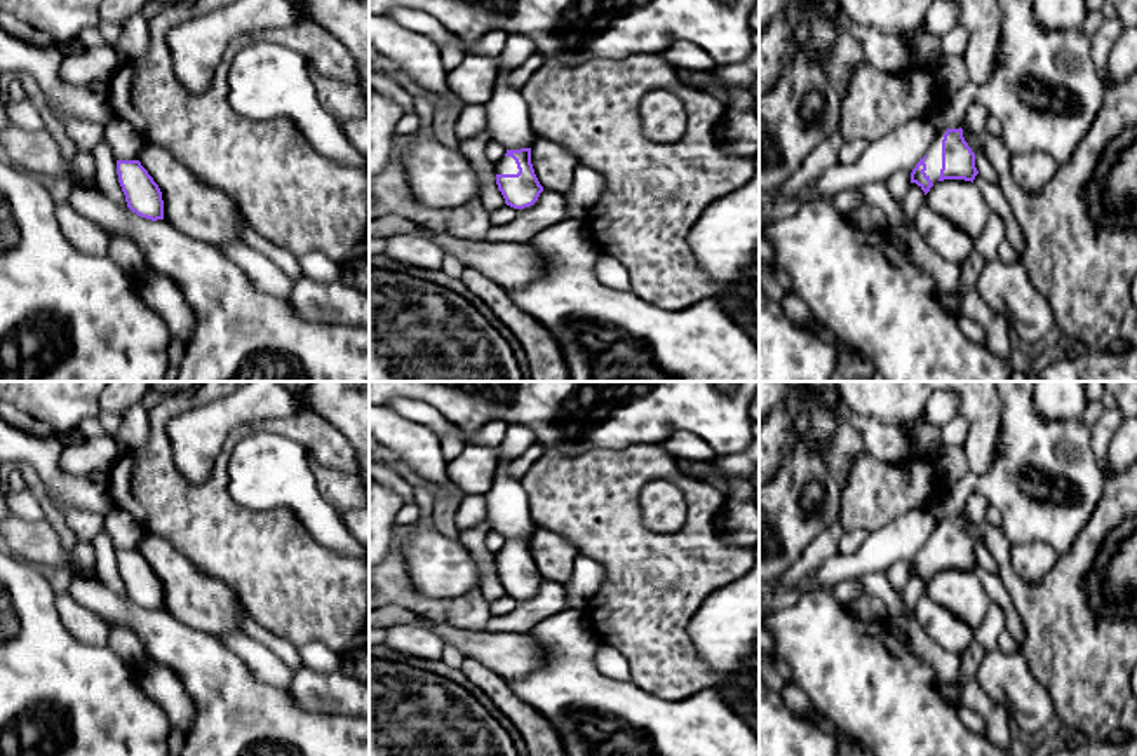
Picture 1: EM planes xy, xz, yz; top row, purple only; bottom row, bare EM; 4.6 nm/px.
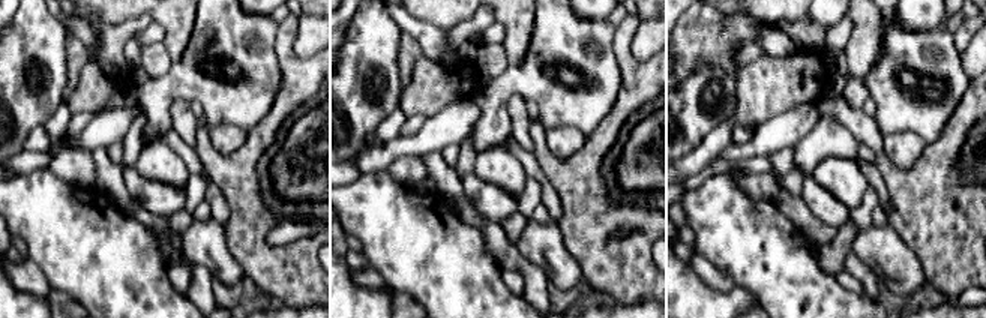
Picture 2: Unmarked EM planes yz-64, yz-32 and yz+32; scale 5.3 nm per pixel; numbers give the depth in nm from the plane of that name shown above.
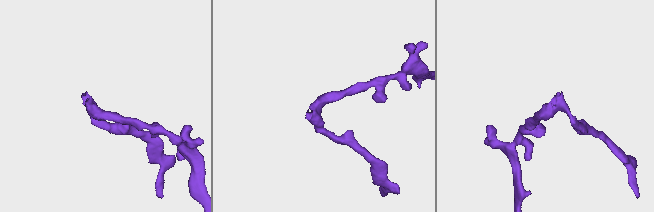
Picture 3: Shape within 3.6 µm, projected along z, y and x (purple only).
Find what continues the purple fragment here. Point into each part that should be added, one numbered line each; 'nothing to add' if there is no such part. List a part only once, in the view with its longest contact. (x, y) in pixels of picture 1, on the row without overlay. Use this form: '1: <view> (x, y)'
1: yz (1045, 481)

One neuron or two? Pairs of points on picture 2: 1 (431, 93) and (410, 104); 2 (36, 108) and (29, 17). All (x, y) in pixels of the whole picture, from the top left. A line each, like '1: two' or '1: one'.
1: one
2: one

